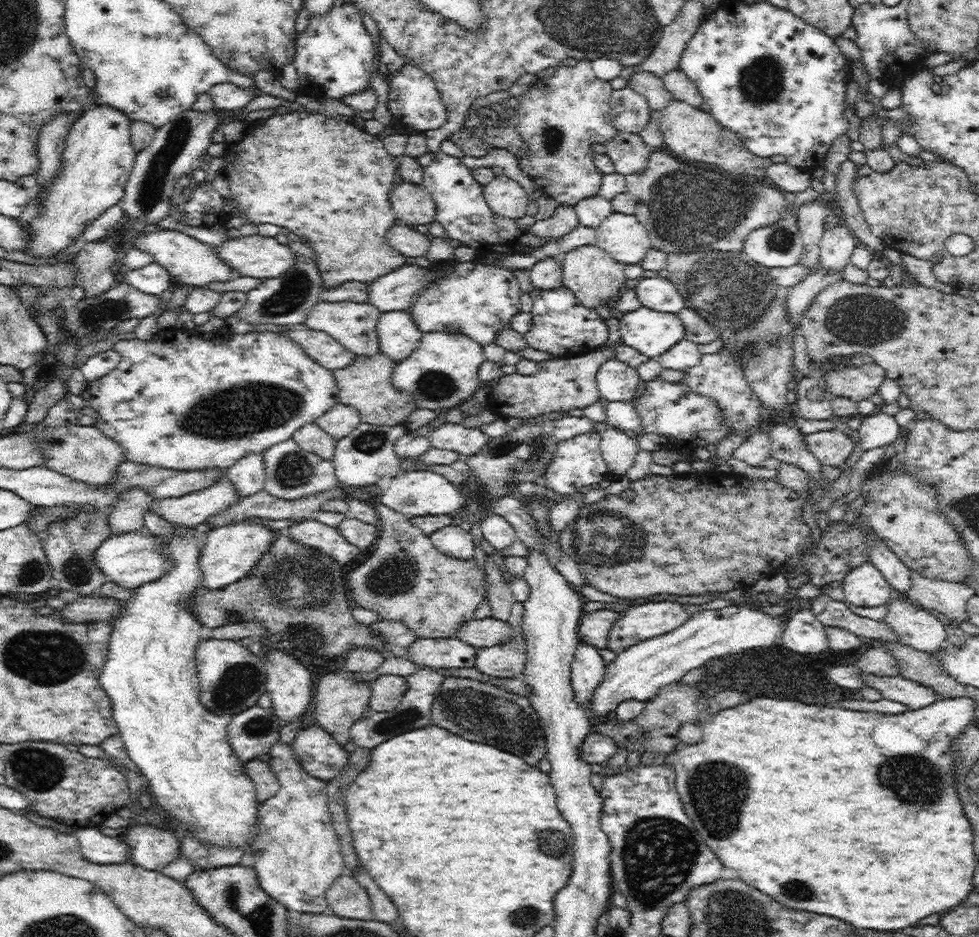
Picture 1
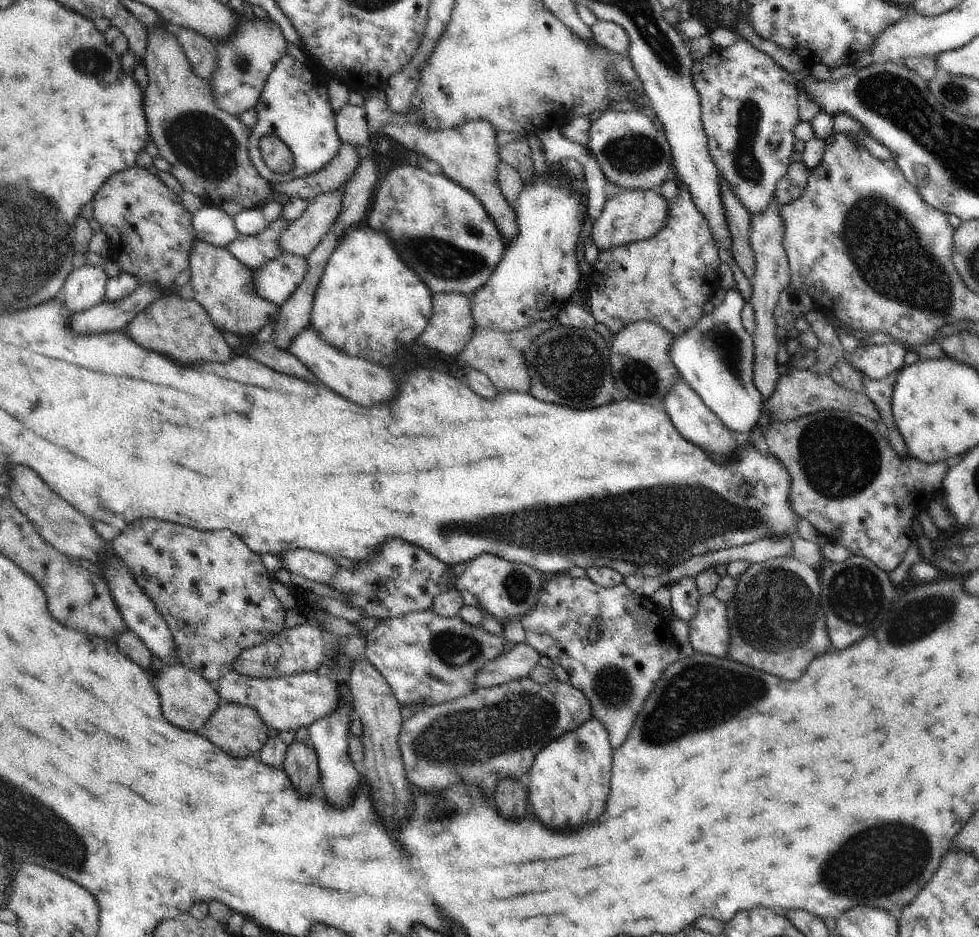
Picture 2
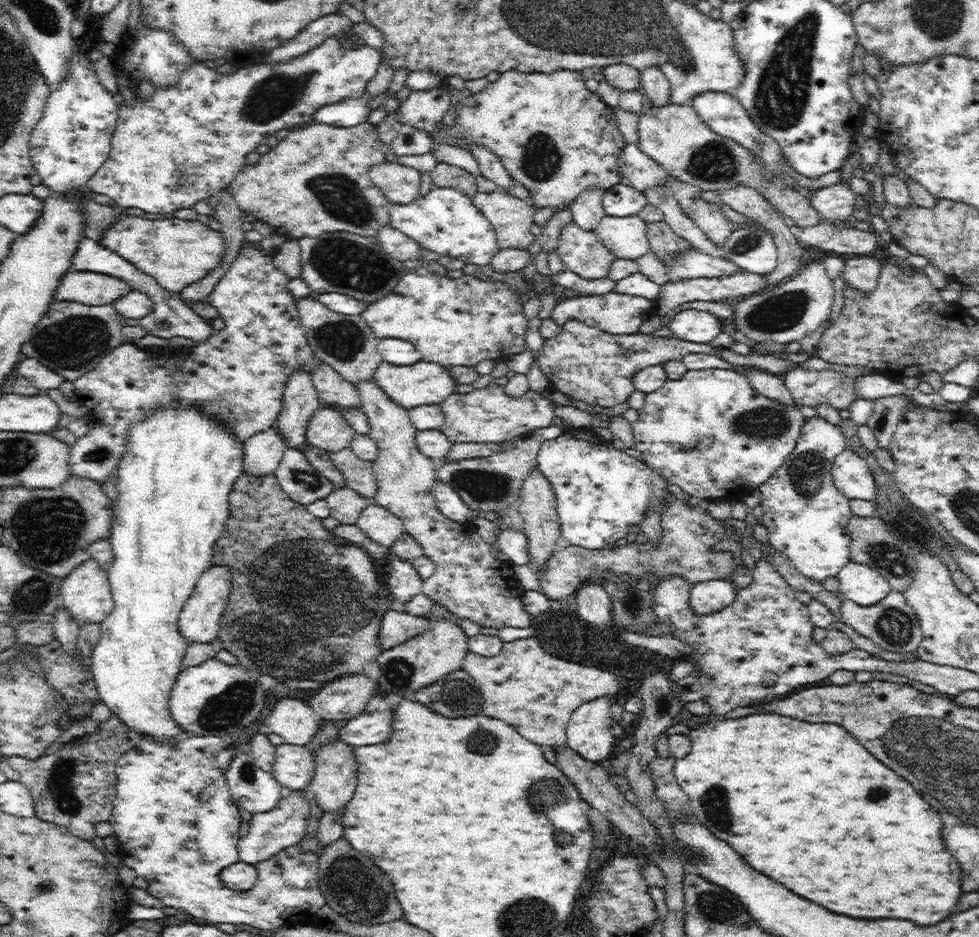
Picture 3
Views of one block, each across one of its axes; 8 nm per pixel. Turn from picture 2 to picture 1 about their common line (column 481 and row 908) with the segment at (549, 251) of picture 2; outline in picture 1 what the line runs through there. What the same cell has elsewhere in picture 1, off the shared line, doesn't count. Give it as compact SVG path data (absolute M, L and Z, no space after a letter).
M280 740L272 746L268 754L268 764L272 772L276 774L280 782L280 792L262 802L258 806L258 824L256 824L256 838L250 842L250 852L256 860L254 870L258 876L258 882L266 894L270 894L276 902L288 908L288 912L300 912L300 914L324 914L328 912L328 900L326 892L332 886L332 882L346 874L346 864L340 848L340 836L334 828L330 804L328 804L328 782L310 776L296 760L292 746L282 746Z

